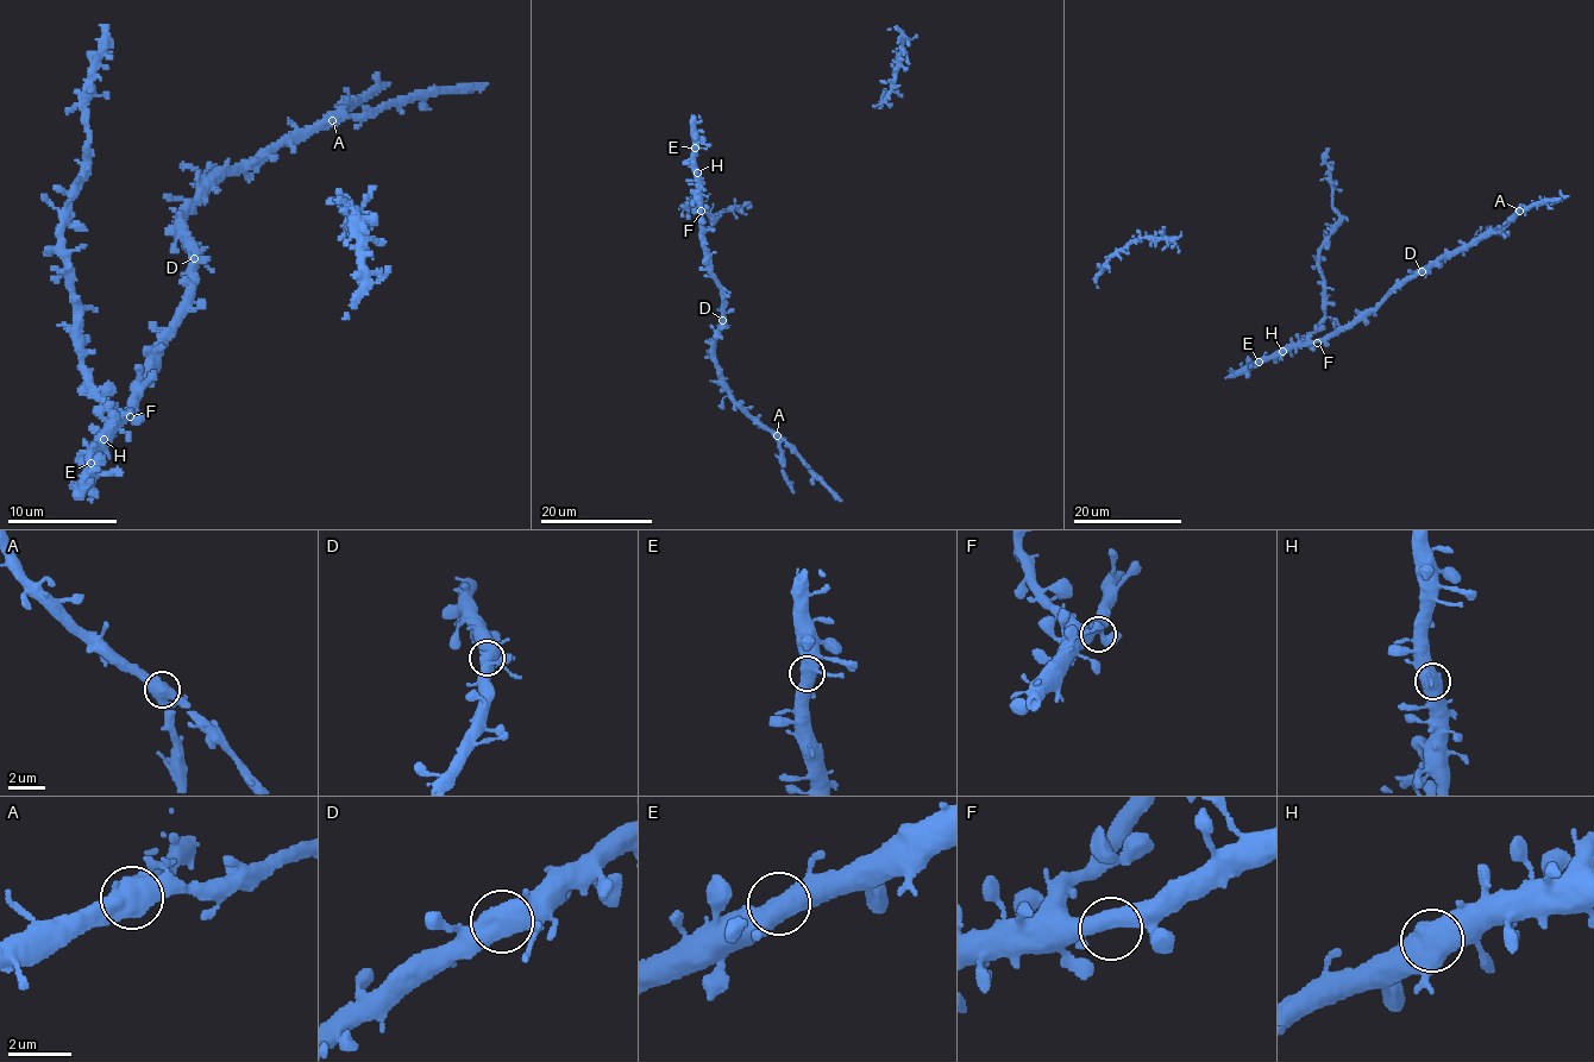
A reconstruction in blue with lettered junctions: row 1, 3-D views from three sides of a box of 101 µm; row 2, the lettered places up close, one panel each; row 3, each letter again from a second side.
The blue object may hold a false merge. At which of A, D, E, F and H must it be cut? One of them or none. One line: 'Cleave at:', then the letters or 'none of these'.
Cleave at: none of these

